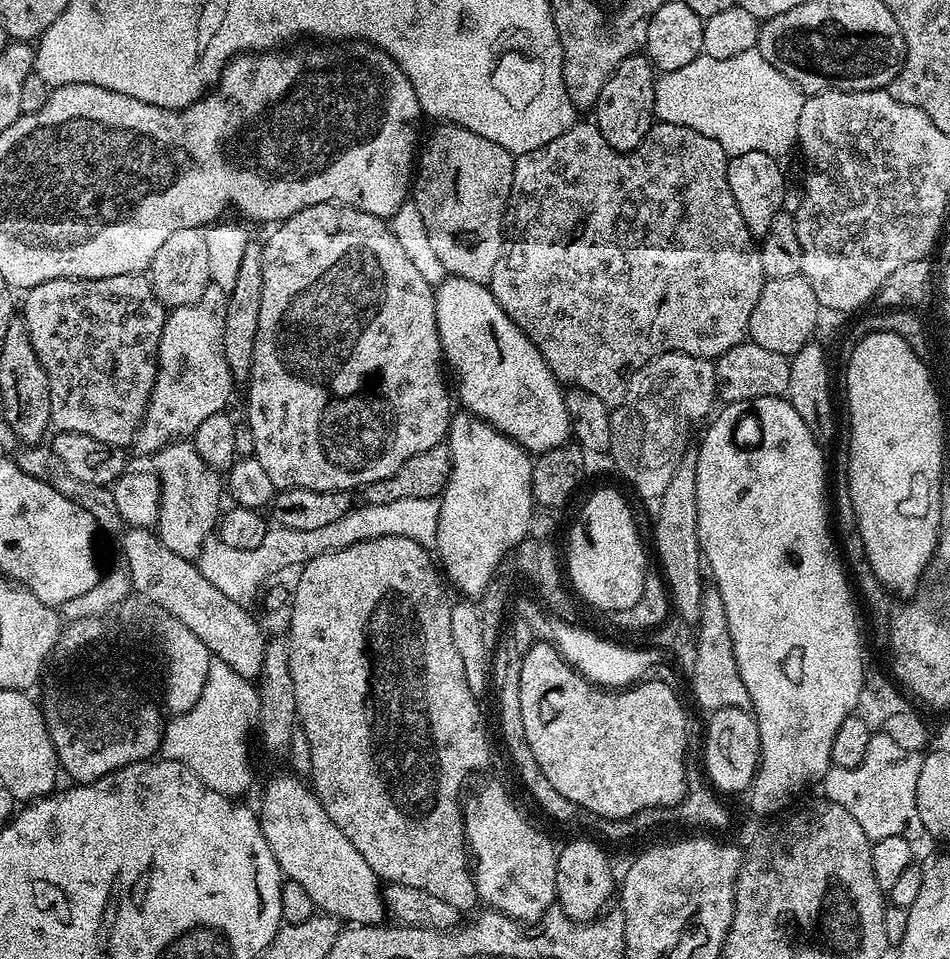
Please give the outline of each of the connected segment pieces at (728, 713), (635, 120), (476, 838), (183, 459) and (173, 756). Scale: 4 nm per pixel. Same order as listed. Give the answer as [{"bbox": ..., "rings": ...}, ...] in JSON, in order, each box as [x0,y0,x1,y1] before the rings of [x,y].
[{"bbox":[702,708,760,793],"rings":[[[723,708],[707,719],[704,736],[709,741],[709,749],[702,767],[711,787],[721,793],[747,793],[760,767],[760,735],[755,715],[748,708]]]},{"bbox":[594,54,658,152],"rings":[[[637,54],[626,58],[610,74],[606,86],[602,86],[602,94],[598,94],[598,102],[594,109],[594,123],[597,130],[606,138],[606,142],[615,152],[633,152],[646,138],[654,123],[654,113],[658,108],[658,76],[652,67],[647,55]]]},{"bbox":[462,780,557,922],"rings":[[[492,780],[489,784],[482,785],[472,797],[470,796],[463,801],[462,811],[464,813],[464,838],[468,842],[472,877],[476,879],[477,897],[487,907],[496,909],[503,916],[525,922],[541,920],[548,913],[548,909],[556,904],[557,845],[552,845],[520,813],[520,808],[512,801],[511,794],[498,781]]]},{"bbox":[150,438,222,562],"rings":[[[184,438],[158,449],[151,457],[150,463],[160,480],[160,513],[154,531],[160,537],[162,546],[166,546],[166,550],[178,554],[178,558],[196,562],[203,543],[217,531],[222,515],[221,473],[206,466],[206,462],[198,458],[198,450],[194,450],[192,443]]]},{"bbox":[159,662,260,798],"rings":[[[219,662],[209,663],[208,675],[200,687],[200,697],[188,712],[179,713],[164,726],[164,737],[160,740],[159,755],[166,760],[176,760],[186,766],[207,788],[223,796],[240,798],[252,784],[252,760],[248,757],[248,731],[253,731],[254,721],[260,711],[260,694],[255,687],[246,686],[239,674],[230,666]]]}]

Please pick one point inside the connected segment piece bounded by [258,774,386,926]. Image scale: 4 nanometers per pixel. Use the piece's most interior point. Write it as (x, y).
(309, 849)

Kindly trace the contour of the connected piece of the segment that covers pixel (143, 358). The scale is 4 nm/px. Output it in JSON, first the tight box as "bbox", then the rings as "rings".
{"bbox":[22,274,166,449],"rings":[[[118,274],[110,278],[97,280],[71,280],[70,278],[54,278],[50,282],[42,282],[38,286],[27,289],[24,296],[24,313],[22,319],[30,334],[34,352],[46,370],[46,378],[50,382],[50,414],[51,427],[56,432],[77,432],[90,438],[98,438],[98,442],[106,442],[112,448],[127,449],[136,439],[137,431],[148,410],[148,399],[156,381],[156,351],[162,338],[162,326],[166,319],[164,303],[156,297],[152,289],[152,281],[144,274]]]}

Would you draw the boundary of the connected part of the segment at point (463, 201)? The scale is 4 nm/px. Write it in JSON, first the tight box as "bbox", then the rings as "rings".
{"bbox":[411,122,516,284],"rings":[[[447,122],[437,123],[435,127],[425,140],[423,137],[414,164],[411,203],[416,205],[418,214],[422,214],[426,238],[430,238],[430,247],[438,262],[442,262],[445,273],[470,282],[488,284],[494,274],[494,266],[498,266],[498,258],[506,247],[506,213],[508,200],[512,197],[516,161],[513,153],[498,146],[498,142],[490,142],[490,138],[482,138],[482,134],[474,134],[474,130]]]}

